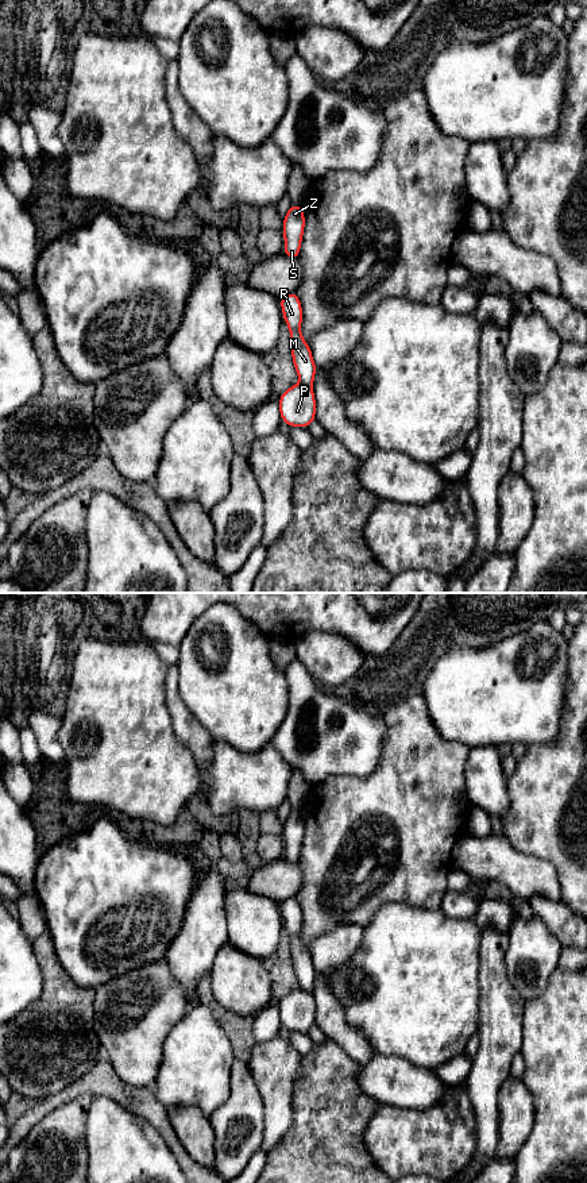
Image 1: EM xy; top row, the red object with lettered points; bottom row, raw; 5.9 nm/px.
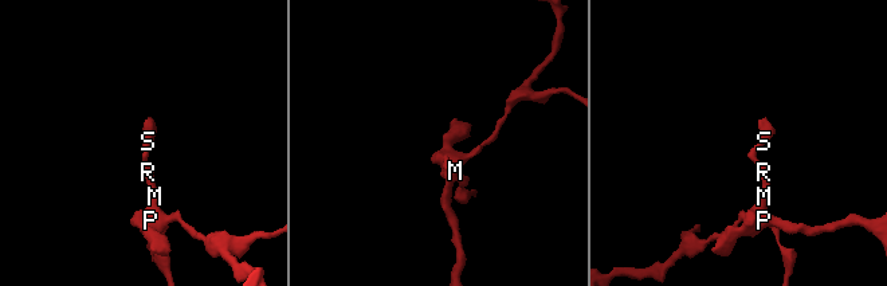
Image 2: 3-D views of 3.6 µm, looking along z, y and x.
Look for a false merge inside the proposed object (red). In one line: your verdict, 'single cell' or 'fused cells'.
fused cells

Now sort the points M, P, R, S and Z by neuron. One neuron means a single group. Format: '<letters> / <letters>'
M R S Z / P

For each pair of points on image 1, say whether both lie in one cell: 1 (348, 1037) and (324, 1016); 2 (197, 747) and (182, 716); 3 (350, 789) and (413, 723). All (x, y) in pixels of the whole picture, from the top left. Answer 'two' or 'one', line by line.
1: one
2: one
3: one

